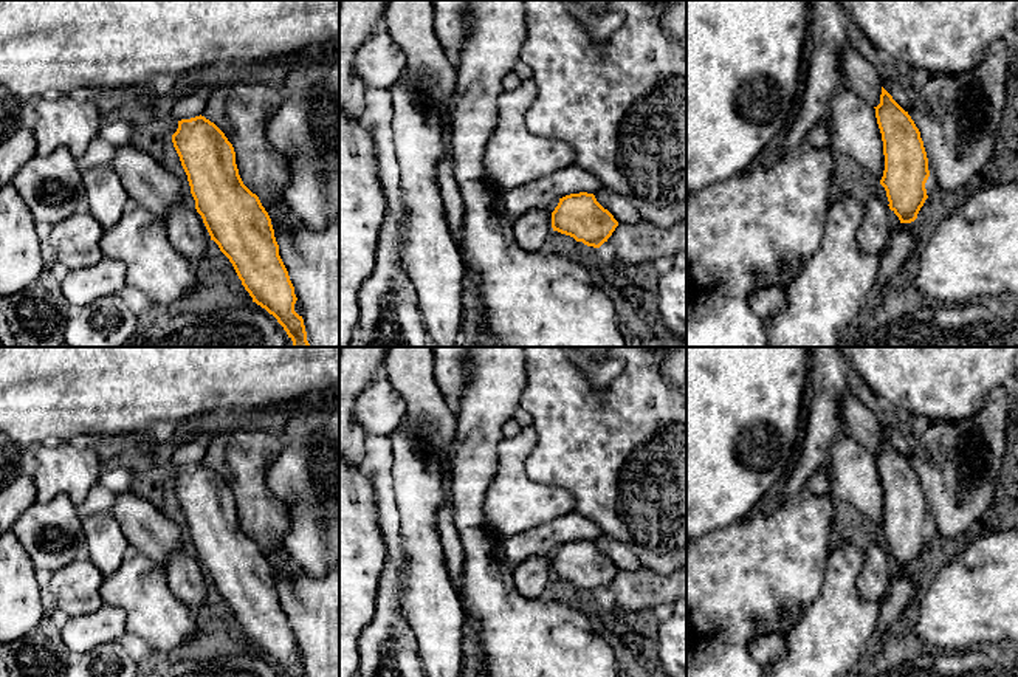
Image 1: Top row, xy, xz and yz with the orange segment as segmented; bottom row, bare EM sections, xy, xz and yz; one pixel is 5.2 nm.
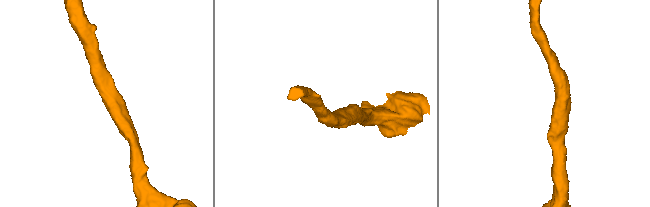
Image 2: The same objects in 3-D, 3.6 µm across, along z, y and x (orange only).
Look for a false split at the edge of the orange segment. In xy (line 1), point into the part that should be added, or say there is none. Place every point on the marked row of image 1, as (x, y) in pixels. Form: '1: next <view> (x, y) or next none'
1: next none

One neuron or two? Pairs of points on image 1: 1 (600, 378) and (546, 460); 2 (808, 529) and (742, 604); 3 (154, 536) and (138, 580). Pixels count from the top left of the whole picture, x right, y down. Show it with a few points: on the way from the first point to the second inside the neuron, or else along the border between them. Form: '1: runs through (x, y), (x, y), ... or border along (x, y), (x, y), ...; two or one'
1: border along (575, 363), (597, 389), (603, 389), (625, 367); two
2: runs through (789, 547), (750, 586); one
3: border along (140, 553), (154, 560), (163, 569); two

